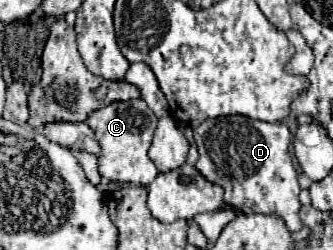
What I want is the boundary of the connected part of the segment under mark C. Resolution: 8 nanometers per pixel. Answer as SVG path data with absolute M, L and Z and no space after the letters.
M141 98L127 102L111 102L109 106L91 112L91 116L87 116L85 122L95 132L95 138L101 148L97 156L97 168L103 178L139 186L149 186L155 180L159 170L149 160L147 150L151 146L151 138L157 126L157 116L147 108L147 104Z

